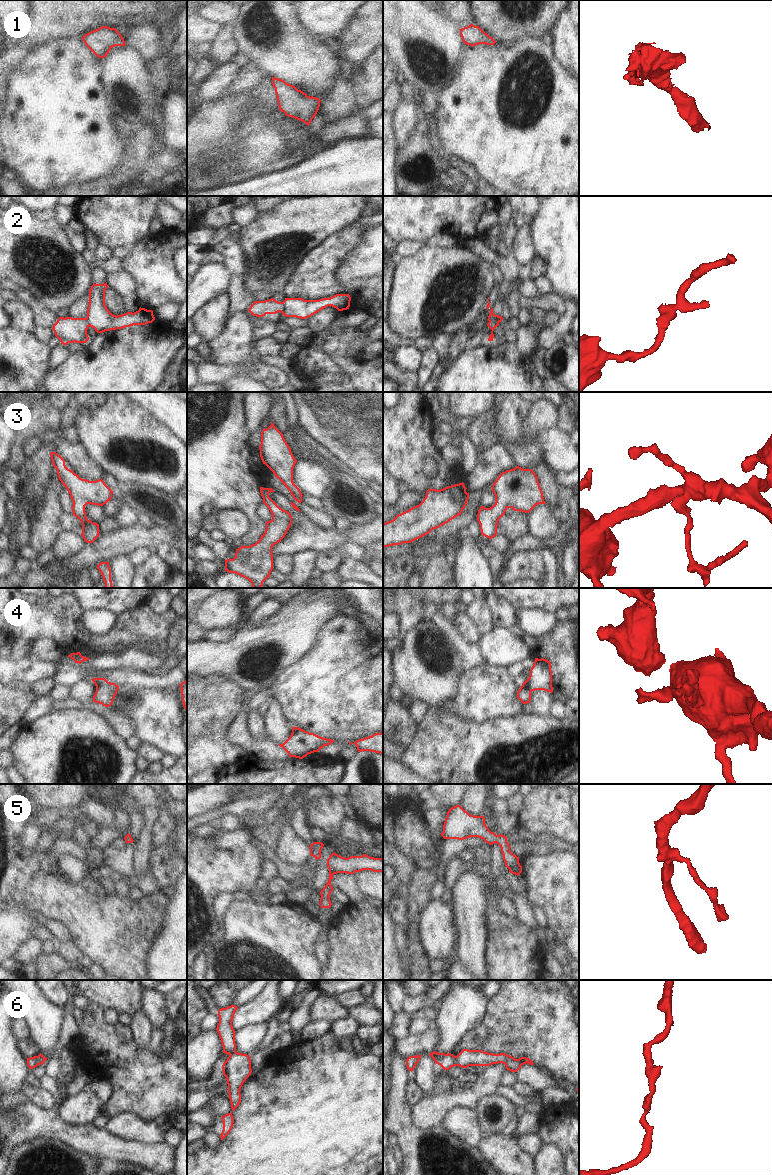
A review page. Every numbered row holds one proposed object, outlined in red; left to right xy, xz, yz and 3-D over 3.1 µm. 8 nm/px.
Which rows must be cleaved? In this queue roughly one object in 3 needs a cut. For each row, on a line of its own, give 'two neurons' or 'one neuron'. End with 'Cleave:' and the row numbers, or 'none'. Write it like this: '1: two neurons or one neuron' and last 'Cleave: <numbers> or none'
1: one neuron
2: two neurons
3: one neuron
4: one neuron
5: one neuron
6: two neurons
Cleave: 2, 6

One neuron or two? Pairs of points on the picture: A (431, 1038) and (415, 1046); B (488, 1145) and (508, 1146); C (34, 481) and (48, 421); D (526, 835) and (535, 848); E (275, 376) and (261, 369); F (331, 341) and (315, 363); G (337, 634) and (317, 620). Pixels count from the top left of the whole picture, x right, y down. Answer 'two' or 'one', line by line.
A: one
B: one
C: two
D: two
E: one
F: one
G: two

